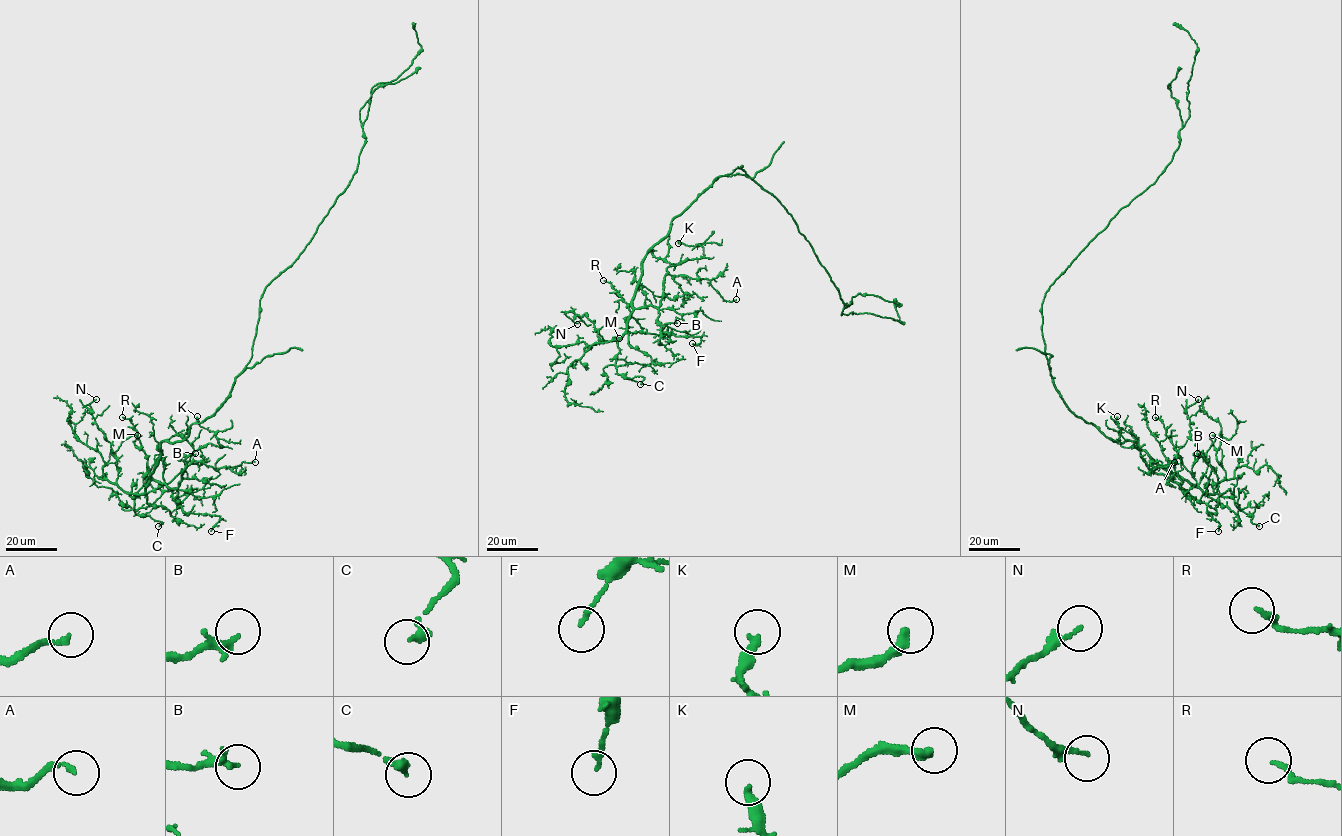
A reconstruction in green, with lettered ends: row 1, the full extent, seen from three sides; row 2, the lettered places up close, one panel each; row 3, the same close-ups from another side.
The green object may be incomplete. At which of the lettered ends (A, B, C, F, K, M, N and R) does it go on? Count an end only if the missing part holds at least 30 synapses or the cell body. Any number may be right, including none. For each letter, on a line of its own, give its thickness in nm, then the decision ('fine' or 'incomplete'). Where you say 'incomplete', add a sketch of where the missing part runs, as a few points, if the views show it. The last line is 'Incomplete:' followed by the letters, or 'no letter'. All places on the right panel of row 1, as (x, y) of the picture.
A: 190 nm | fine
B: 170 nm | fine
C: 300 nm | fine
F: 170 nm | fine
K: 320 nm | fine
M: 300 nm | fine
N: 150 nm | fine
R: 140 nm | fine
Incomplete: no letter

